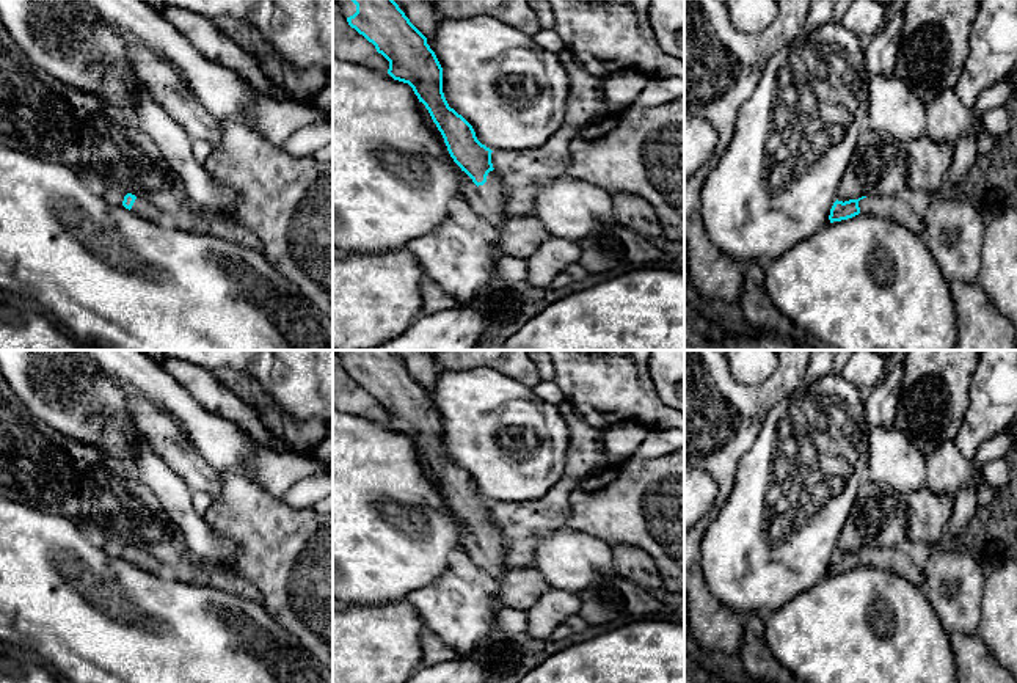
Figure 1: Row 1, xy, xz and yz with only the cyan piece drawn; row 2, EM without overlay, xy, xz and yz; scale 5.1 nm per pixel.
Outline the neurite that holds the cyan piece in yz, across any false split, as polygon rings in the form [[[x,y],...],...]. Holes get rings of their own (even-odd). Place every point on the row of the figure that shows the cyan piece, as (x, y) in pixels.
[[[862,196],[844,203],[837,199],[830,209],[829,220],[830,223],[841,221],[858,214],[890,218],[912,232],[923,236],[923,218],[920,212],[915,212],[899,196]]]

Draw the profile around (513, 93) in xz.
[[[477,14],[463,19],[443,17],[438,24],[435,35],[427,39],[427,44],[435,52],[441,68],[443,68],[443,93],[450,108],[461,115],[474,129],[477,140],[490,148],[491,151],[526,151],[537,149],[545,144],[556,132],[567,127],[567,104],[570,96],[570,79],[567,69],[559,60],[559,55],[551,53],[540,46],[537,46],[532,36],[523,33],[521,30],[507,25],[505,22],[491,17],[488,14]]]

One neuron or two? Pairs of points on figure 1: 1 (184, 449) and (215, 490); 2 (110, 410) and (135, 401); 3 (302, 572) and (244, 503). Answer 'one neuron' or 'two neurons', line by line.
1: one neuron
2: two neurons
3: one neuron

